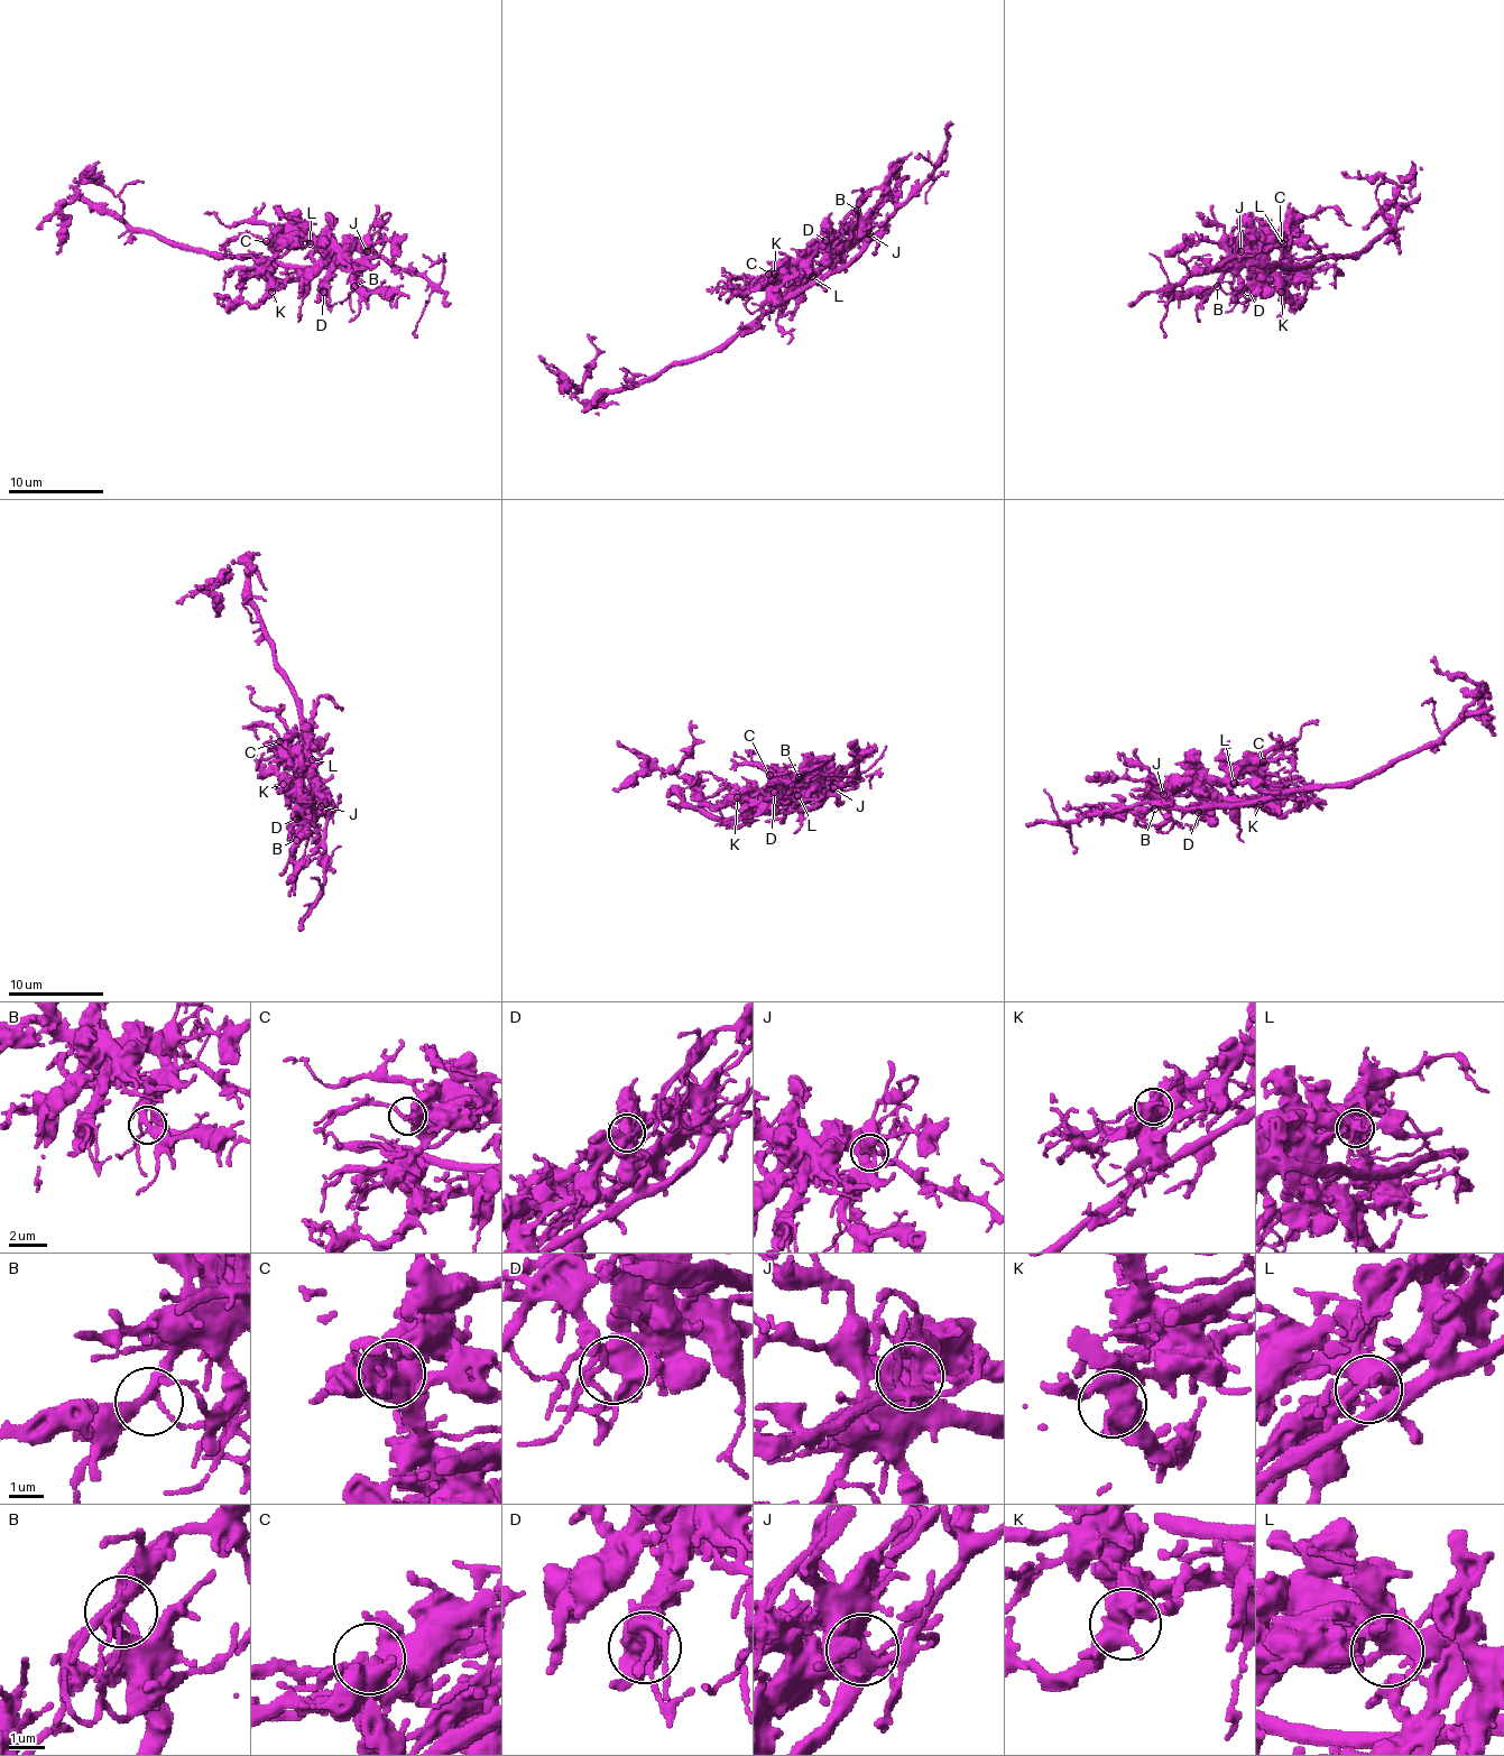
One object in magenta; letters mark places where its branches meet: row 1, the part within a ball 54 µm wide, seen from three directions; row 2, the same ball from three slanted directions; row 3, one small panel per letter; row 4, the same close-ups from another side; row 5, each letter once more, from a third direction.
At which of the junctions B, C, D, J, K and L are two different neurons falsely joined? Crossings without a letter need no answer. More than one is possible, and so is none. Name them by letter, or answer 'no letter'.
no letter

